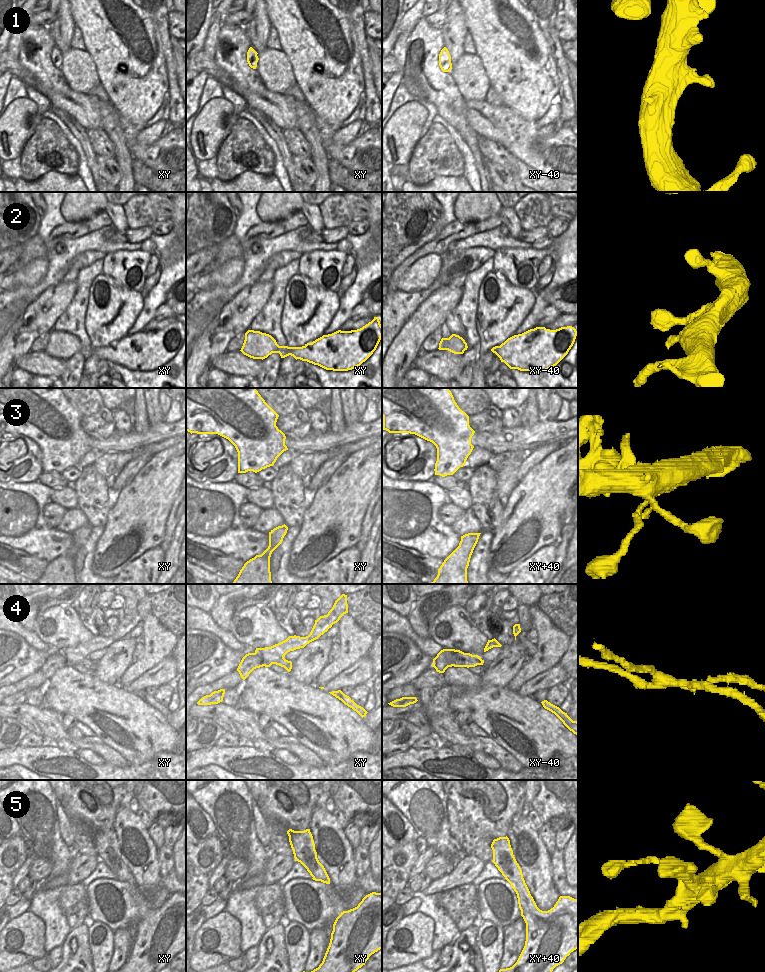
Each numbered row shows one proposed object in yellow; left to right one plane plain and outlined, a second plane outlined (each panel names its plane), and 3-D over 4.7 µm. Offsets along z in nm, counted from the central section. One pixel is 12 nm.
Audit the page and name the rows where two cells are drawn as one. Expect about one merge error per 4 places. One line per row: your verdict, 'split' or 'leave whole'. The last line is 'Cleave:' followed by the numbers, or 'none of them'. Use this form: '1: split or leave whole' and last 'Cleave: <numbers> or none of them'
1: leave whole
2: leave whole
3: split
4: split
5: leave whole
Cleave: 3, 4

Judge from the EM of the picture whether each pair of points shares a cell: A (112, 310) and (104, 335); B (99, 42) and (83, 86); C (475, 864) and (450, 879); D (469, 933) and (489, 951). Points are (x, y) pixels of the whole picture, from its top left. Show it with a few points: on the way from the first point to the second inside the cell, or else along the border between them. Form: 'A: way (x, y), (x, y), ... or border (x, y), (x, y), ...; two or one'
A: way (108, 316), (100, 324), (102, 329); one
B: border (85, 49), (94, 64), (100, 83); two
C: way (469, 865), (456, 877); one
D: border (476, 923), (477, 947), (482, 960); two

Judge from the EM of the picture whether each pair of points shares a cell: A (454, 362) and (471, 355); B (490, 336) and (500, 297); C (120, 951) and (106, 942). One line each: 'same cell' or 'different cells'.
A: different cells
B: same cell
C: different cells

